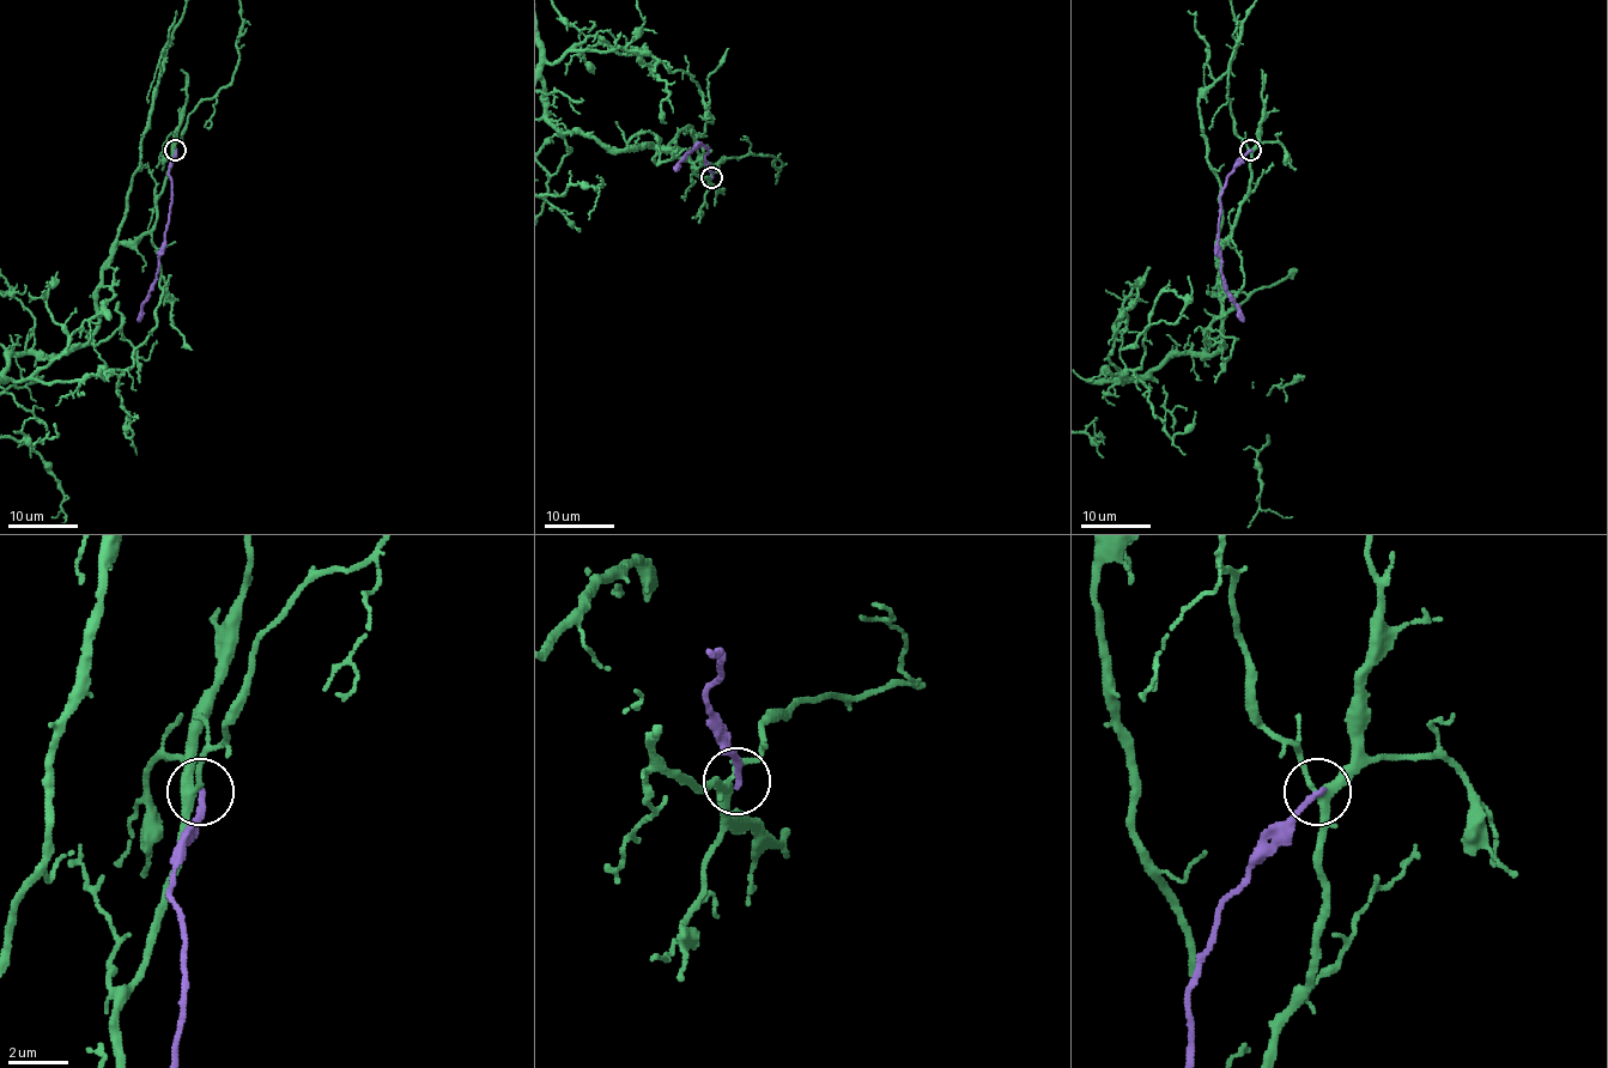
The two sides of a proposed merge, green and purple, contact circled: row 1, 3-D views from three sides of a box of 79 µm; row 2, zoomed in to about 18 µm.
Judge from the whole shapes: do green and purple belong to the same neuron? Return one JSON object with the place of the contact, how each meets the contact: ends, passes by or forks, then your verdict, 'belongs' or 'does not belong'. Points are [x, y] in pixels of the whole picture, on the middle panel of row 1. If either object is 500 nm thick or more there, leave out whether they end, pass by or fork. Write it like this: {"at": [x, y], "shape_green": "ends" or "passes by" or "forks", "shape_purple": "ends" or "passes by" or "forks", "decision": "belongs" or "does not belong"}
{"at": [711, 177], "shape_green": "forks", "shape_purple": "ends", "decision": "does not belong"}

